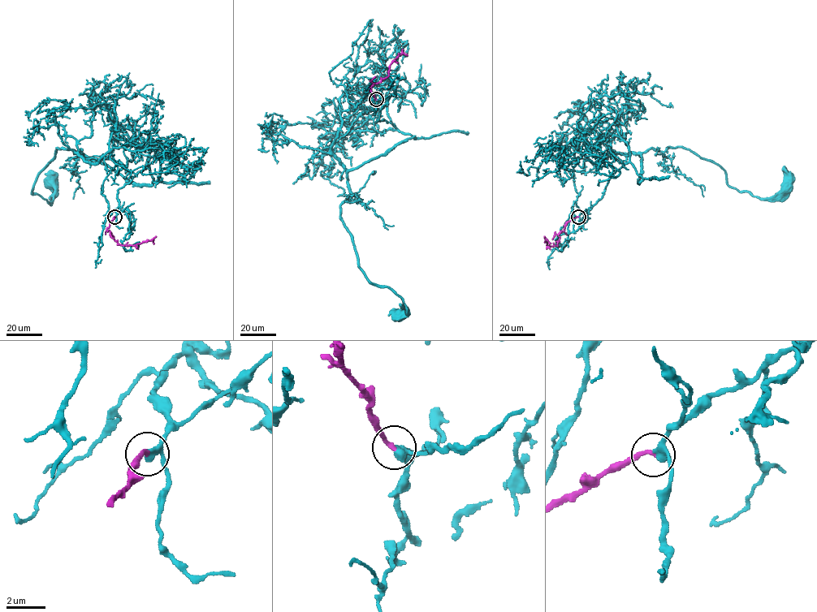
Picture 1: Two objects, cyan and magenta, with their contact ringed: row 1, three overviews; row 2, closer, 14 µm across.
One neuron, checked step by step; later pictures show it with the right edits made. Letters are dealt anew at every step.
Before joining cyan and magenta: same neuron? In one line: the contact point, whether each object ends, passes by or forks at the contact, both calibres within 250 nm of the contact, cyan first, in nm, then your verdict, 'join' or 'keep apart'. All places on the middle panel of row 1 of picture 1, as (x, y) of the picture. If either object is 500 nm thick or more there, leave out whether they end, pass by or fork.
place (376, 99); cyan passes by; magenta ends; calibres 340 and 240 nm; join

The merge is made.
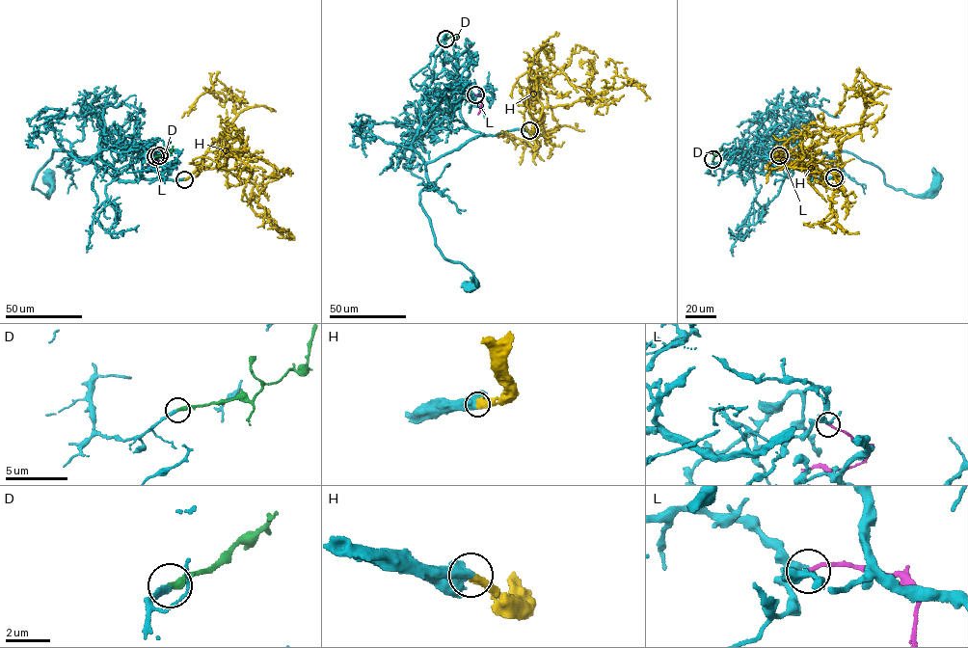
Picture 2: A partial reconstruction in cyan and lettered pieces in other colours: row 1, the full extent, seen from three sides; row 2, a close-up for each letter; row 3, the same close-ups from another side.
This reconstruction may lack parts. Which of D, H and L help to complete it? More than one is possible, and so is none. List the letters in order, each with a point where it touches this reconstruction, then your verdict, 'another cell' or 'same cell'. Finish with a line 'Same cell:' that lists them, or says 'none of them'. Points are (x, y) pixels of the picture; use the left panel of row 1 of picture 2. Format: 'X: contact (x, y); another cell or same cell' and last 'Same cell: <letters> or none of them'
D: contact (155, 156); same cell
H: contact (184, 179); same cell
L: contact (159, 155); another cell
Same cell: D, H

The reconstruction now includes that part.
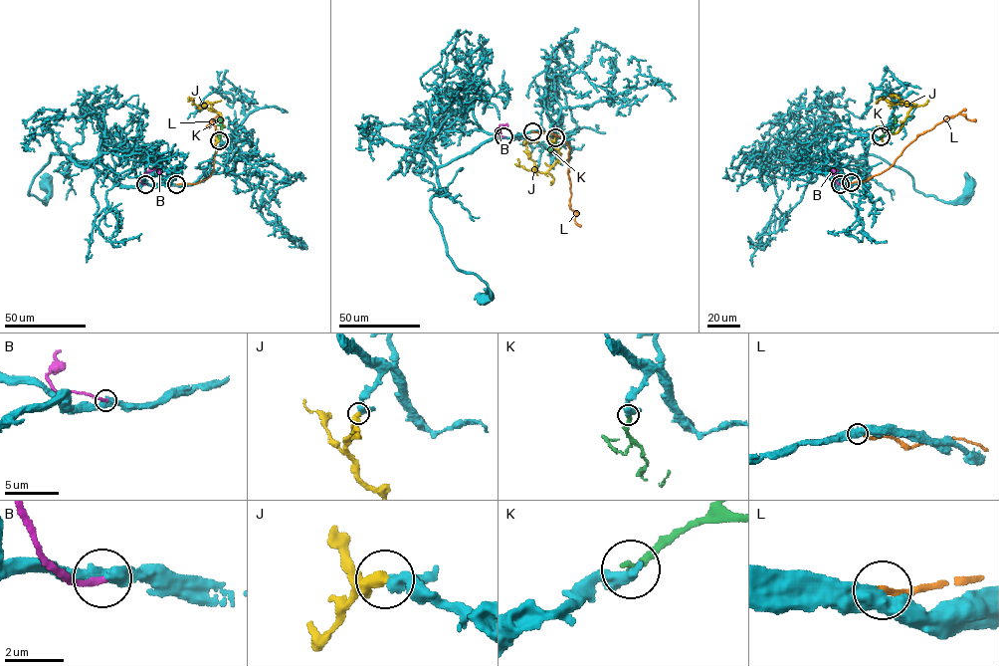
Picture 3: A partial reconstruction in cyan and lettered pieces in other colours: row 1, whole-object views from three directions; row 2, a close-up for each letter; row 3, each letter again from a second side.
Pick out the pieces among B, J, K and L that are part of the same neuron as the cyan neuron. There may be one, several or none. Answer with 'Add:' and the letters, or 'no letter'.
Add: J

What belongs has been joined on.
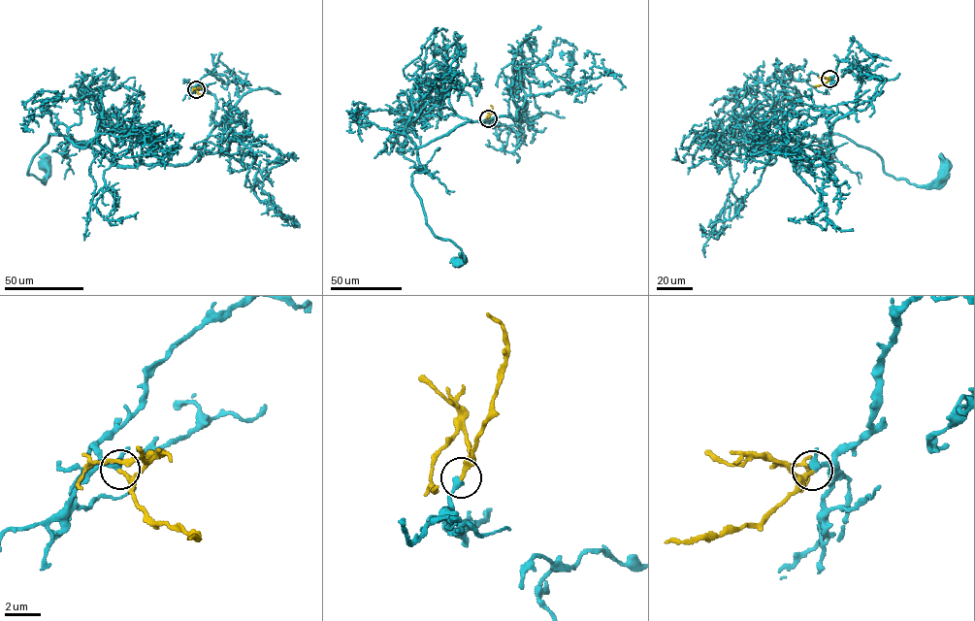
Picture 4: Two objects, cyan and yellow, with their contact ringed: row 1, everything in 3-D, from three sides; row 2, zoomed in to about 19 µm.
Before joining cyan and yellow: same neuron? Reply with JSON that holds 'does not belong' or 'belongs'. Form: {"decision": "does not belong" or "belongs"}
{"decision": "belongs"}

